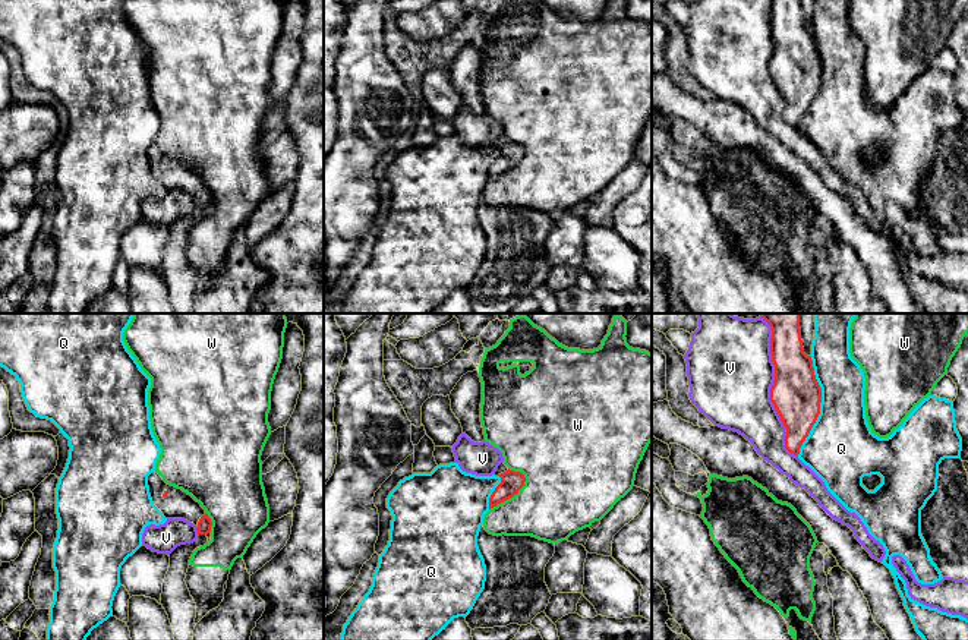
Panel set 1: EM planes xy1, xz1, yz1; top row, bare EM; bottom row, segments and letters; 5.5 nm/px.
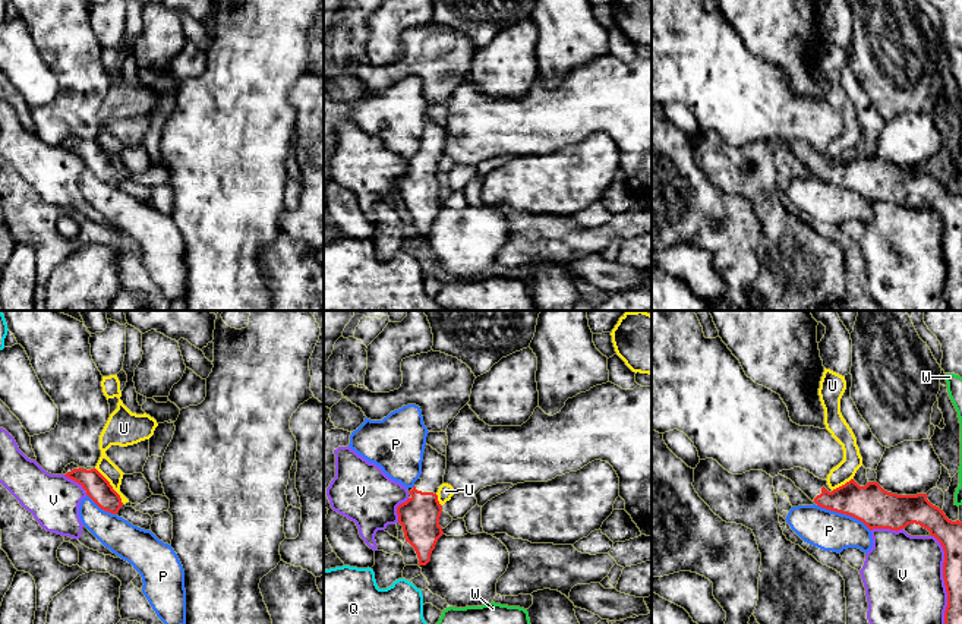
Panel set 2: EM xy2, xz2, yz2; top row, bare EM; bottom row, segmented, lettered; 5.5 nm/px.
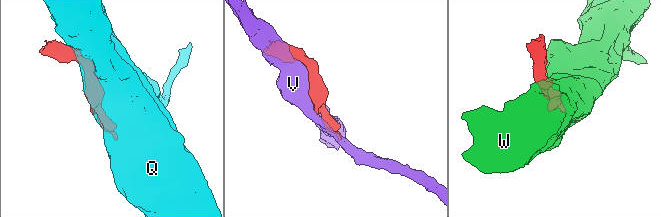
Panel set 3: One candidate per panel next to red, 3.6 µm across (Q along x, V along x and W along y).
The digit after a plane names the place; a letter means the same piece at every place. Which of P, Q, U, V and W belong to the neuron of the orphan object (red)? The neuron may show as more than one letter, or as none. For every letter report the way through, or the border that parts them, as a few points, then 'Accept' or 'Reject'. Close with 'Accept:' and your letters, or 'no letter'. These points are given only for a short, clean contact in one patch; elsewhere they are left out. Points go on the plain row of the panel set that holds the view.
P: Boundary: yz2 (817, 176), (849, 186), (870, 202). Reject
Q: Reject
U: Boundary: xy2 (95, 139), (123, 175). Reject
V: Reject
W: Reject
Accept: no letter

